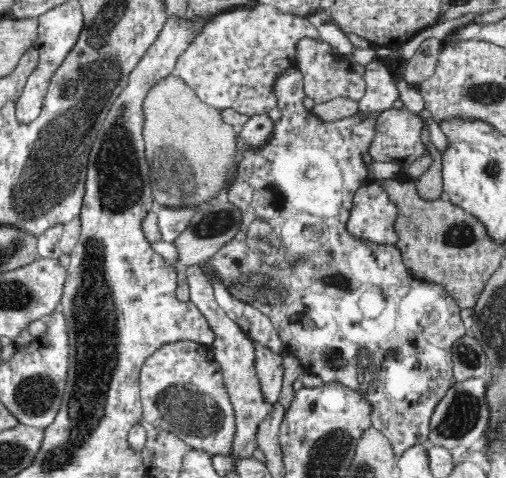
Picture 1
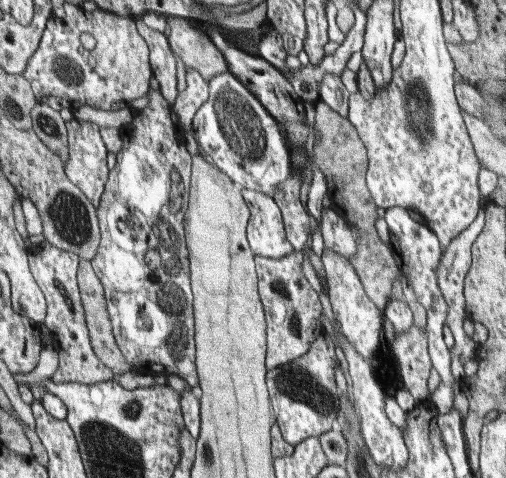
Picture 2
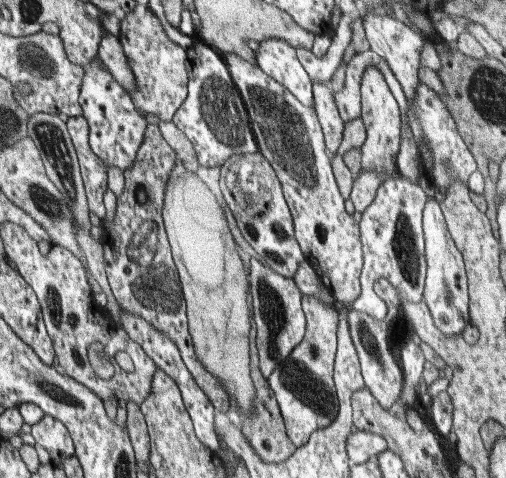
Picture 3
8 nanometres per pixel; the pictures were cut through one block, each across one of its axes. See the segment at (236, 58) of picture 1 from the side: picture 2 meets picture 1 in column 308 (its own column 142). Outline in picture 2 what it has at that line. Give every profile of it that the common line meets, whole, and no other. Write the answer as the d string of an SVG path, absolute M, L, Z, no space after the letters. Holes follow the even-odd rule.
M141 17L136 18L137 28L149 45L149 63L153 67L153 76L160 83L161 95L173 103L176 100L176 56L172 54L166 36L157 29L152 29L144 24Z

